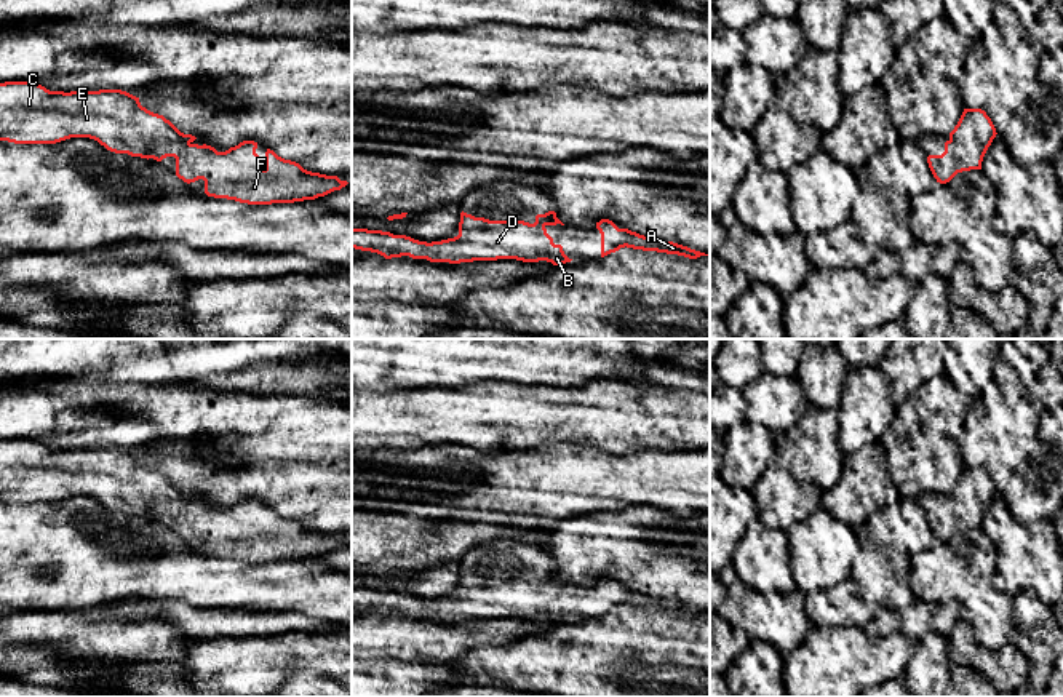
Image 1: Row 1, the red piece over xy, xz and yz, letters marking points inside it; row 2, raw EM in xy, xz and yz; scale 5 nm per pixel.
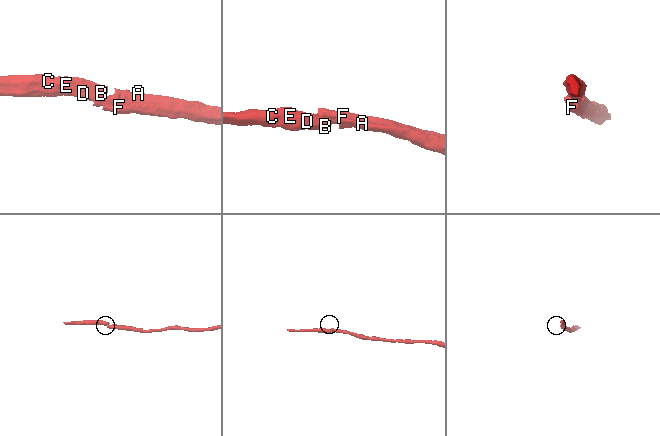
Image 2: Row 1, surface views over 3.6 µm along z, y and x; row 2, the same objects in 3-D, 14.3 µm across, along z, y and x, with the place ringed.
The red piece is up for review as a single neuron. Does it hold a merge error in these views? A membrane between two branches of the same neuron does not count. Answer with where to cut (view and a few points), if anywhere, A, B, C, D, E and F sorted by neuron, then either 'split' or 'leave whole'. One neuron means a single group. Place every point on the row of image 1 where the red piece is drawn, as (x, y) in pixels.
no cut | A B C D E F | leave whole

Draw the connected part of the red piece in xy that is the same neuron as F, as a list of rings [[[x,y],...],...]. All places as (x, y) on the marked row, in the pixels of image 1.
[[[32,82],[0,83],[0,141],[14,144],[56,144],[70,137],[90,137],[107,150],[131,157],[176,158],[176,176],[190,184],[205,181],[205,193],[214,198],[227,198],[248,205],[294,203],[315,200],[348,182],[337,176],[326,176],[304,169],[299,163],[278,157],[273,150],[265,152],[265,168],[261,168],[256,153],[257,142],[243,141],[225,152],[211,145],[198,145],[192,134],[181,133],[163,115],[141,106],[139,98],[121,90],[99,91],[50,91]]]

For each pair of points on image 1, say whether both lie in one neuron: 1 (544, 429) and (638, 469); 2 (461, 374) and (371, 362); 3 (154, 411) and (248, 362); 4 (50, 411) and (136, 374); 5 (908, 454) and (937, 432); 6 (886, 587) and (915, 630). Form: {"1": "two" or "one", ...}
{"1": "two", "2": "one", "3": "two", "4": "two", "5": "one", "6": "two"}

